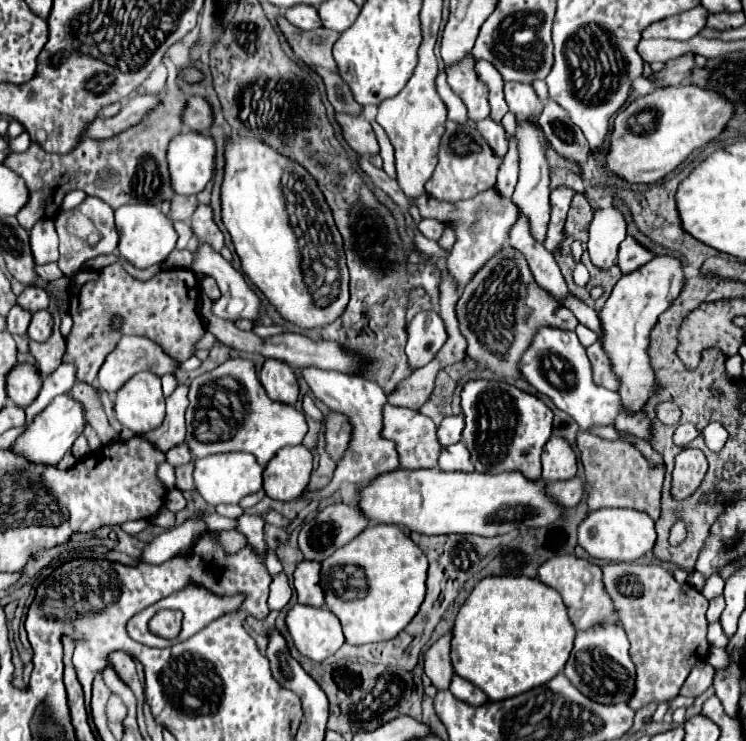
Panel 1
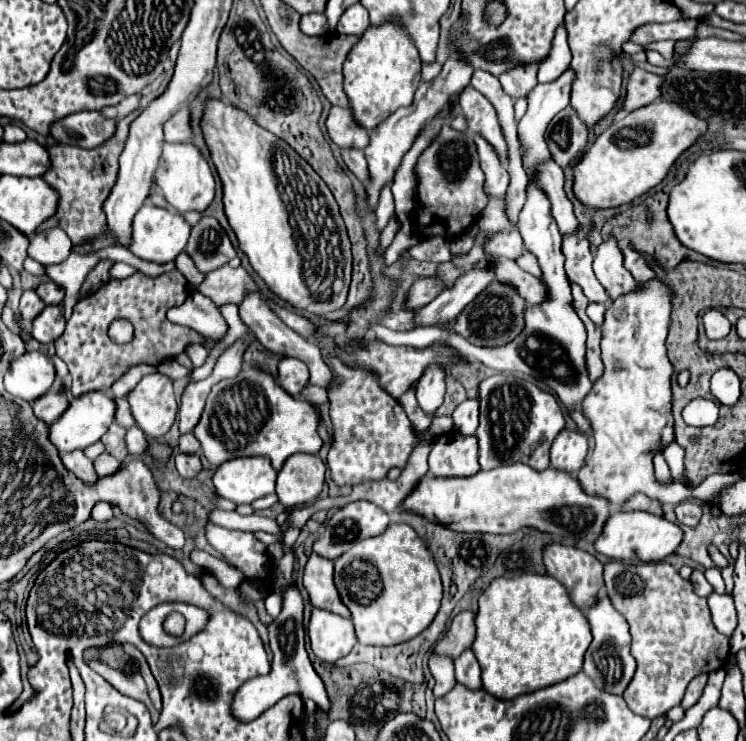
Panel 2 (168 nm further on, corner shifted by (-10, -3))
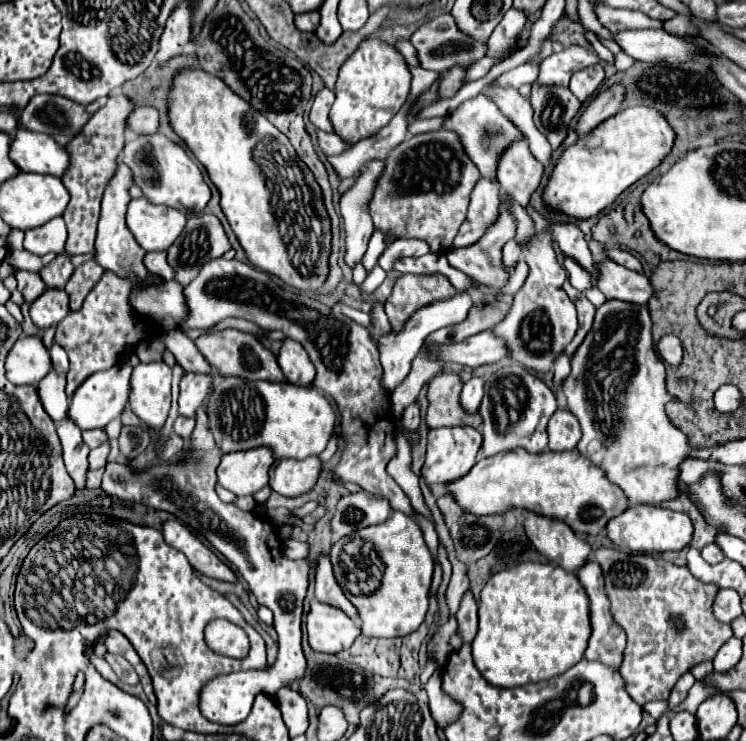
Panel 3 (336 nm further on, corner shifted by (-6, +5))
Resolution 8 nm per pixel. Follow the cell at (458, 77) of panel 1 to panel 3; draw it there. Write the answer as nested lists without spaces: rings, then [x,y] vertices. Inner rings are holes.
[[[513,143],[499,159],[497,177],[501,189],[519,205],[527,205],[533,191],[539,189],[543,165],[527,151],[527,143]]]

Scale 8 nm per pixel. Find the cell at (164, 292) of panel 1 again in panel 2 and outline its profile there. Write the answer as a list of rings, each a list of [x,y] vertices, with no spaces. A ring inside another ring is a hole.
[[[175,269],[155,279],[139,271],[121,281],[111,279],[99,291],[79,299],[73,309],[73,317],[67,321],[65,333],[55,341],[55,351],[67,363],[71,373],[71,393],[79,397],[87,391],[109,391],[113,381],[119,379],[119,375],[123,375],[131,365],[159,365],[167,359],[175,359],[189,345],[203,345],[203,335],[183,325],[175,325],[165,317],[165,313],[183,303],[187,295],[189,283],[185,275]],[[117,317],[129,319],[135,327],[135,337],[127,345],[117,345],[107,337],[109,325]]]

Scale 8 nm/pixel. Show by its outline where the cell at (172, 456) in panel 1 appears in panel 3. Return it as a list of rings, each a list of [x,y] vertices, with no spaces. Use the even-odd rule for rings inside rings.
[[[177,417],[173,429],[177,435],[181,435],[183,439],[189,439],[191,433],[193,433],[193,427],[195,427],[195,419],[189,419],[189,417]]]

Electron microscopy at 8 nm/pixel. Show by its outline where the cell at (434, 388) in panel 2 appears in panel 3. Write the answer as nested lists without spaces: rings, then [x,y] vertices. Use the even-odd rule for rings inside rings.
[[[411,403],[405,409],[401,425],[403,425],[403,431],[409,431],[409,433],[413,433],[419,427],[419,405],[417,403]]]

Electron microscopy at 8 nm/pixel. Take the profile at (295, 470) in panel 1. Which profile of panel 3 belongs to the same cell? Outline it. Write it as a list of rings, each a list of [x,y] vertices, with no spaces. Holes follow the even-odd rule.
[[[307,457],[303,461],[283,459],[275,461],[269,475],[269,485],[283,497],[299,497],[313,489],[321,473],[321,459]]]

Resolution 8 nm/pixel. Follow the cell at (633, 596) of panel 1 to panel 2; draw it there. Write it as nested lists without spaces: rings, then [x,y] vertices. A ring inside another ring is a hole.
[[[609,561],[605,565],[605,589],[613,607],[627,619],[633,635],[631,653],[637,659],[637,671],[627,691],[623,693],[629,709],[641,717],[655,719],[665,715],[671,707],[679,705],[689,681],[699,673],[717,671],[727,663],[729,657],[729,639],[721,635],[711,619],[711,611],[707,607],[707,599],[699,597],[691,585],[685,581],[675,567],[665,561],[659,563],[639,563],[627,565],[619,561]]]

